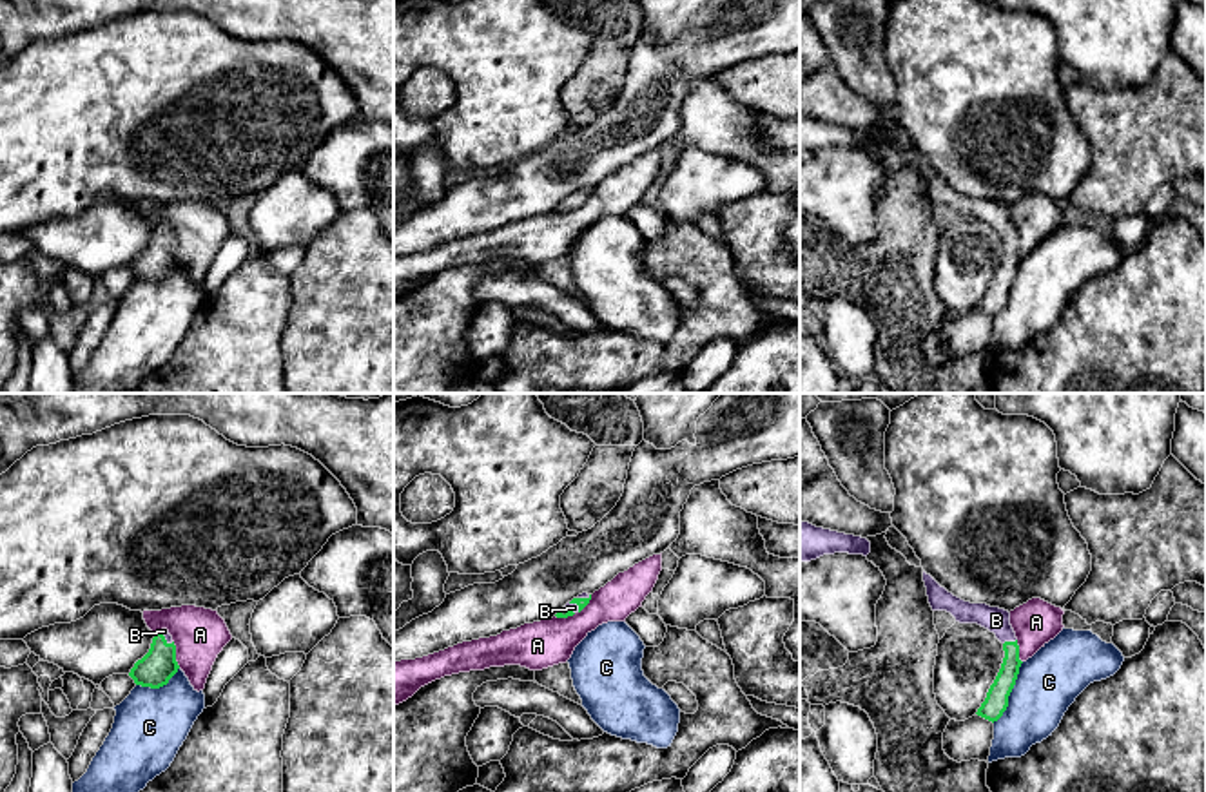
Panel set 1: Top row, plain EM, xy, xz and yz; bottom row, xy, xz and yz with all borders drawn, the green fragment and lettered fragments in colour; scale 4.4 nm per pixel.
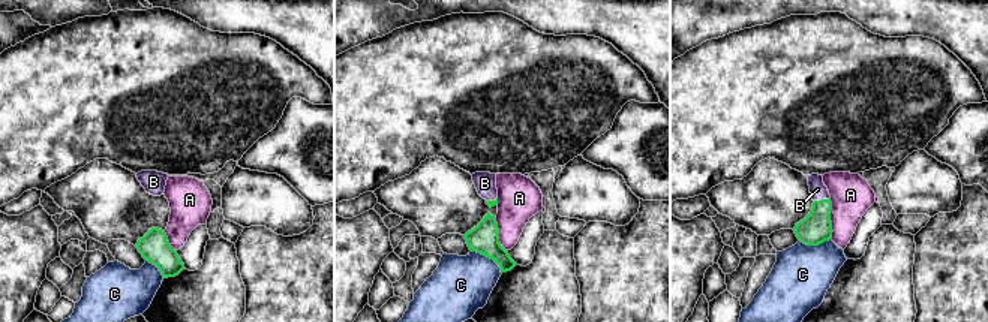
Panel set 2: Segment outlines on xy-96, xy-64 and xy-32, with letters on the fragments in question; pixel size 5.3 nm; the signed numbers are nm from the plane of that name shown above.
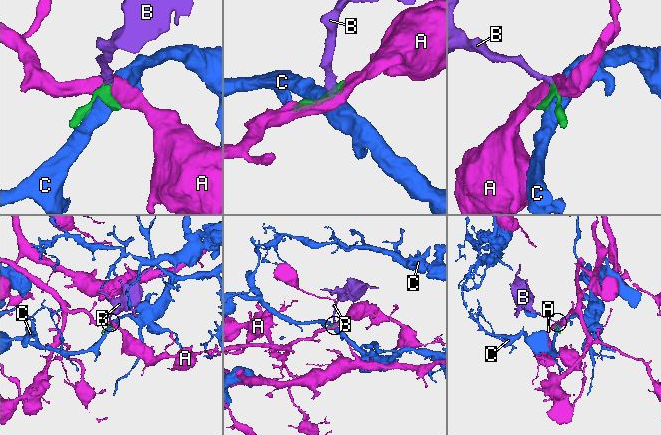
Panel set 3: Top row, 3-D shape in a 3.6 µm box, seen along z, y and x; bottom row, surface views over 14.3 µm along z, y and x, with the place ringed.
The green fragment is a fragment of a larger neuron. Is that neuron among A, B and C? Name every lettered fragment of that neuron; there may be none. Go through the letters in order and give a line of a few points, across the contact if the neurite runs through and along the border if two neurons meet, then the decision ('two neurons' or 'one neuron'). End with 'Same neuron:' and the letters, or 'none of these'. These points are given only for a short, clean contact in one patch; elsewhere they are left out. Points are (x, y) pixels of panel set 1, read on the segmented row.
A: two neurons
B: line yz (998, 695), (1011, 666), (1009, 642), (996, 620); one neuron
C: two neurons
Same neuron: B

